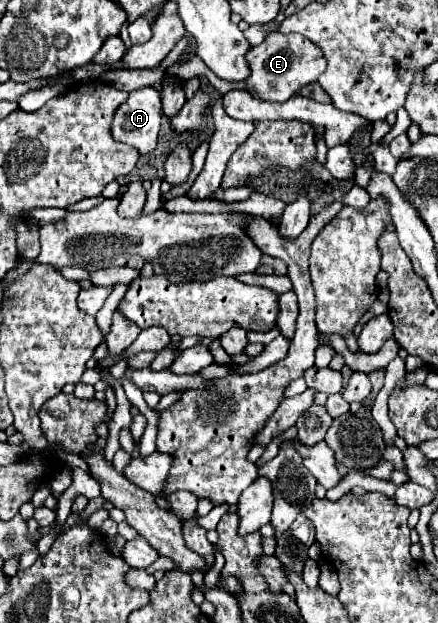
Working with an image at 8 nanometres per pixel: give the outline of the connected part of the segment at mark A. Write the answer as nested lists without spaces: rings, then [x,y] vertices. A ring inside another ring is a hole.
[[[152,87],[136,89],[116,109],[112,121],[112,137],[138,149],[140,155],[148,155],[156,149],[160,131],[160,93]]]

